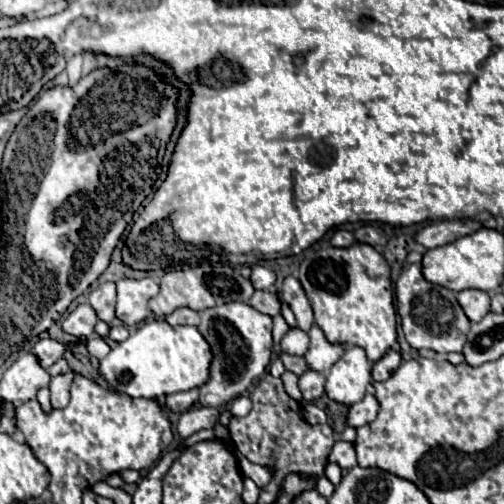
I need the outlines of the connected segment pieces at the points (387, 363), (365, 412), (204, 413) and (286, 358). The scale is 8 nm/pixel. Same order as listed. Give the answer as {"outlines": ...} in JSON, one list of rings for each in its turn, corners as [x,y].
{"outlines":[[[[389,350],[379,362],[373,364],[373,372],[371,372],[371,376],[373,376],[375,382],[385,382],[385,380],[387,380],[399,366],[401,366],[401,356],[399,356],[399,352]]],[[[369,392],[369,394],[365,394],[365,398],[363,398],[361,402],[353,404],[353,406],[349,408],[347,424],[349,424],[349,426],[355,426],[355,428],[365,426],[365,424],[373,422],[373,418],[377,416],[377,412],[379,412],[379,402],[377,402],[375,394]]],[[[191,408],[185,414],[181,414],[177,432],[181,438],[187,438],[203,428],[215,428],[217,420],[219,420],[217,408]]],[[[279,354],[279,356],[283,360],[283,364],[285,364],[285,368],[289,372],[293,372],[293,374],[303,374],[309,368],[307,362],[301,356],[289,356],[289,354]]]]}

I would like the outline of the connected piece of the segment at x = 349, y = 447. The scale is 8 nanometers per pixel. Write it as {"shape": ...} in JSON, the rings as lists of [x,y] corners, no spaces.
{"shape":[[[337,440],[331,448],[331,454],[327,458],[327,462],[339,464],[339,468],[353,468],[357,464],[355,458],[355,446],[347,440]]]}

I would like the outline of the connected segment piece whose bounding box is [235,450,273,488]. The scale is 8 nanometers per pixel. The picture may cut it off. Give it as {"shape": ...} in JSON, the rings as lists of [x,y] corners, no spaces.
{"shape":[[[235,450],[235,456],[237,456],[237,462],[241,466],[241,472],[249,478],[253,478],[253,482],[259,486],[259,488],[265,488],[271,478],[273,478],[273,468],[271,466],[259,466],[259,464],[251,464],[243,454],[239,454]]]}

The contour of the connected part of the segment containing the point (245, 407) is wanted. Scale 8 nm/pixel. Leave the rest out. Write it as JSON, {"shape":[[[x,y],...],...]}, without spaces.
{"shape":[[[239,396],[239,398],[235,398],[235,400],[231,402],[229,410],[231,410],[233,416],[245,416],[245,414],[249,414],[249,410],[251,410],[251,400],[249,400],[249,396]]]}

